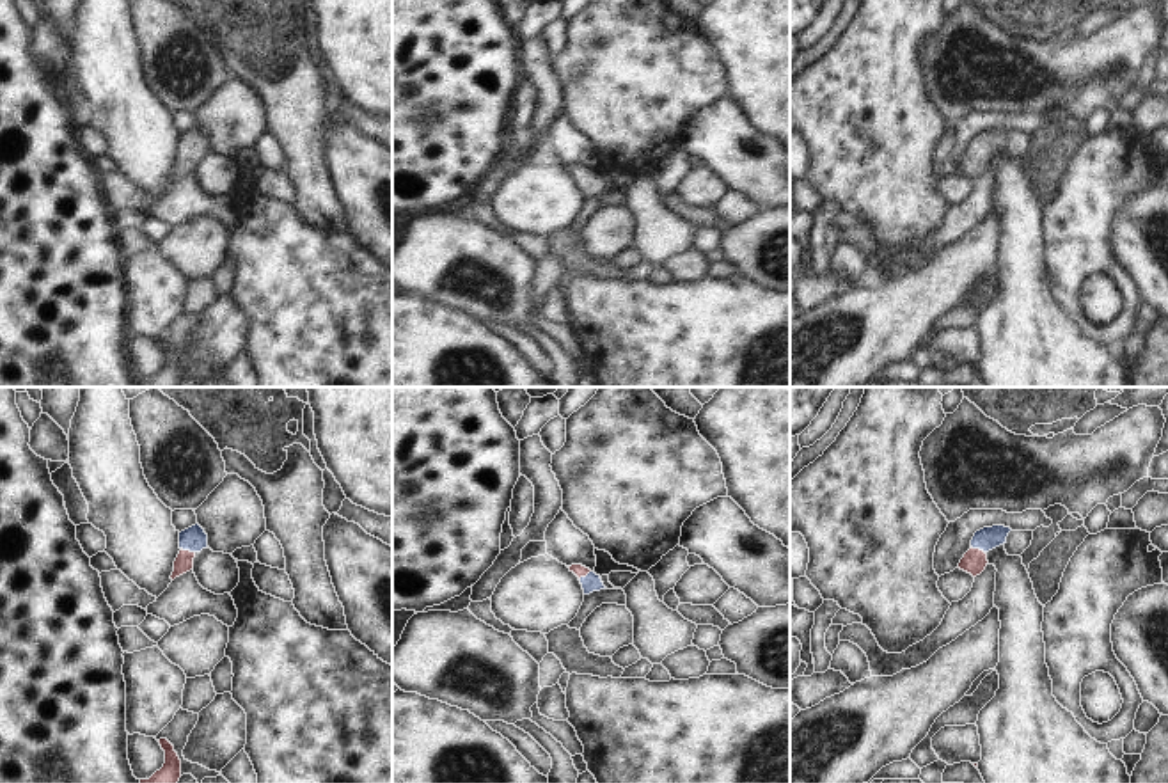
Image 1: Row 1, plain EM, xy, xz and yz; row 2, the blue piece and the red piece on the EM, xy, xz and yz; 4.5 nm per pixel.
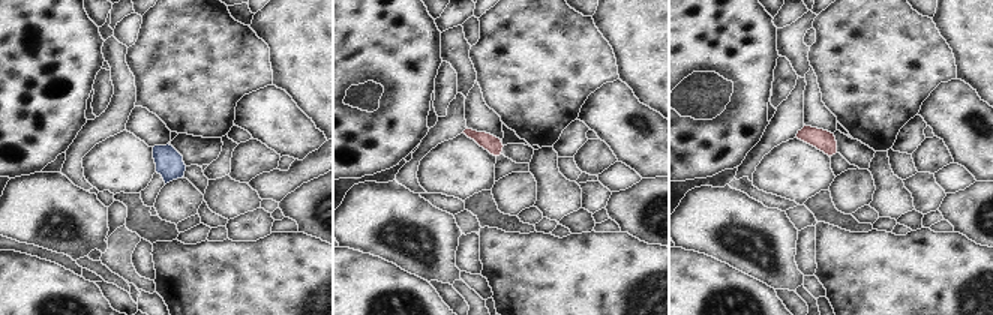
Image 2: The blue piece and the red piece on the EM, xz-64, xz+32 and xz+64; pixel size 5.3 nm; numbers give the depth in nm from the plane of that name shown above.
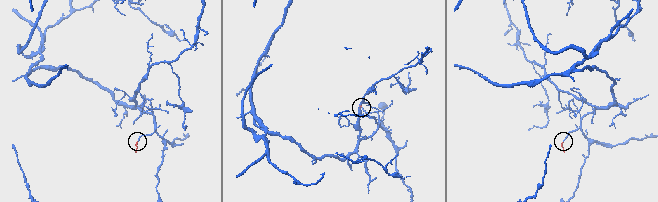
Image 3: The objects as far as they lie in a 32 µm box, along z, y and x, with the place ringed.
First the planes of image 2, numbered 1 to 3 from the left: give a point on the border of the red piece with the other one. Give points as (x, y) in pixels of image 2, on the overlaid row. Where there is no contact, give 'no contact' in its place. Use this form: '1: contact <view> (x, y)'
1: no contact
2: no contact
3: no contact

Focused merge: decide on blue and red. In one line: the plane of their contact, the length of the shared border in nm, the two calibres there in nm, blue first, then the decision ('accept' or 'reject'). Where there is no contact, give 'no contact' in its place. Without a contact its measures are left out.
contact in xy; length 70 nm; calibres 120 and 90 nm; accept

